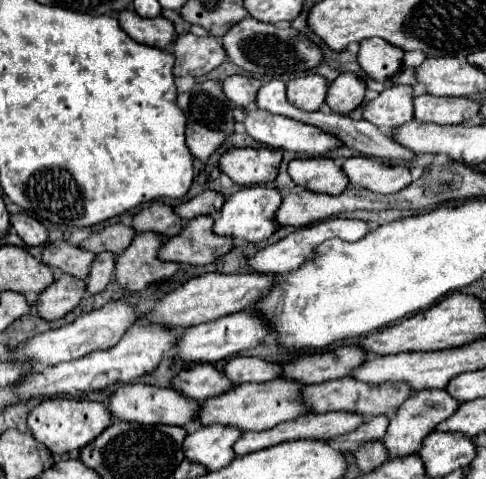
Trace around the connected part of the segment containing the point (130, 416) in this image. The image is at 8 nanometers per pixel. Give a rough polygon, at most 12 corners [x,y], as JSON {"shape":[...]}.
{"shape":[[122,384],[108,400],[116,420],[192,422],[198,402],[172,388]]}

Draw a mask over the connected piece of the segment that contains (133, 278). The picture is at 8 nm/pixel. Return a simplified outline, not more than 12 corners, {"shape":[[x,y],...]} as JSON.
{"shape":[[136,234],[116,260],[116,282],[140,292],[180,264],[158,258],[164,236]]}

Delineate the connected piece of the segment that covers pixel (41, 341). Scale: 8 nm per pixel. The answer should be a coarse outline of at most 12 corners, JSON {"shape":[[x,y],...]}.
{"shape":[[108,302],[36,334],[16,360],[38,366],[82,358],[120,342],[144,312]]}

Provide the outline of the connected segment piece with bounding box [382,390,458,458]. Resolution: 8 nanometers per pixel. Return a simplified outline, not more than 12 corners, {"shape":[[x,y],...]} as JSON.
{"shape":[[446,390],[414,392],[390,420],[390,458],[414,454],[458,402]]}

